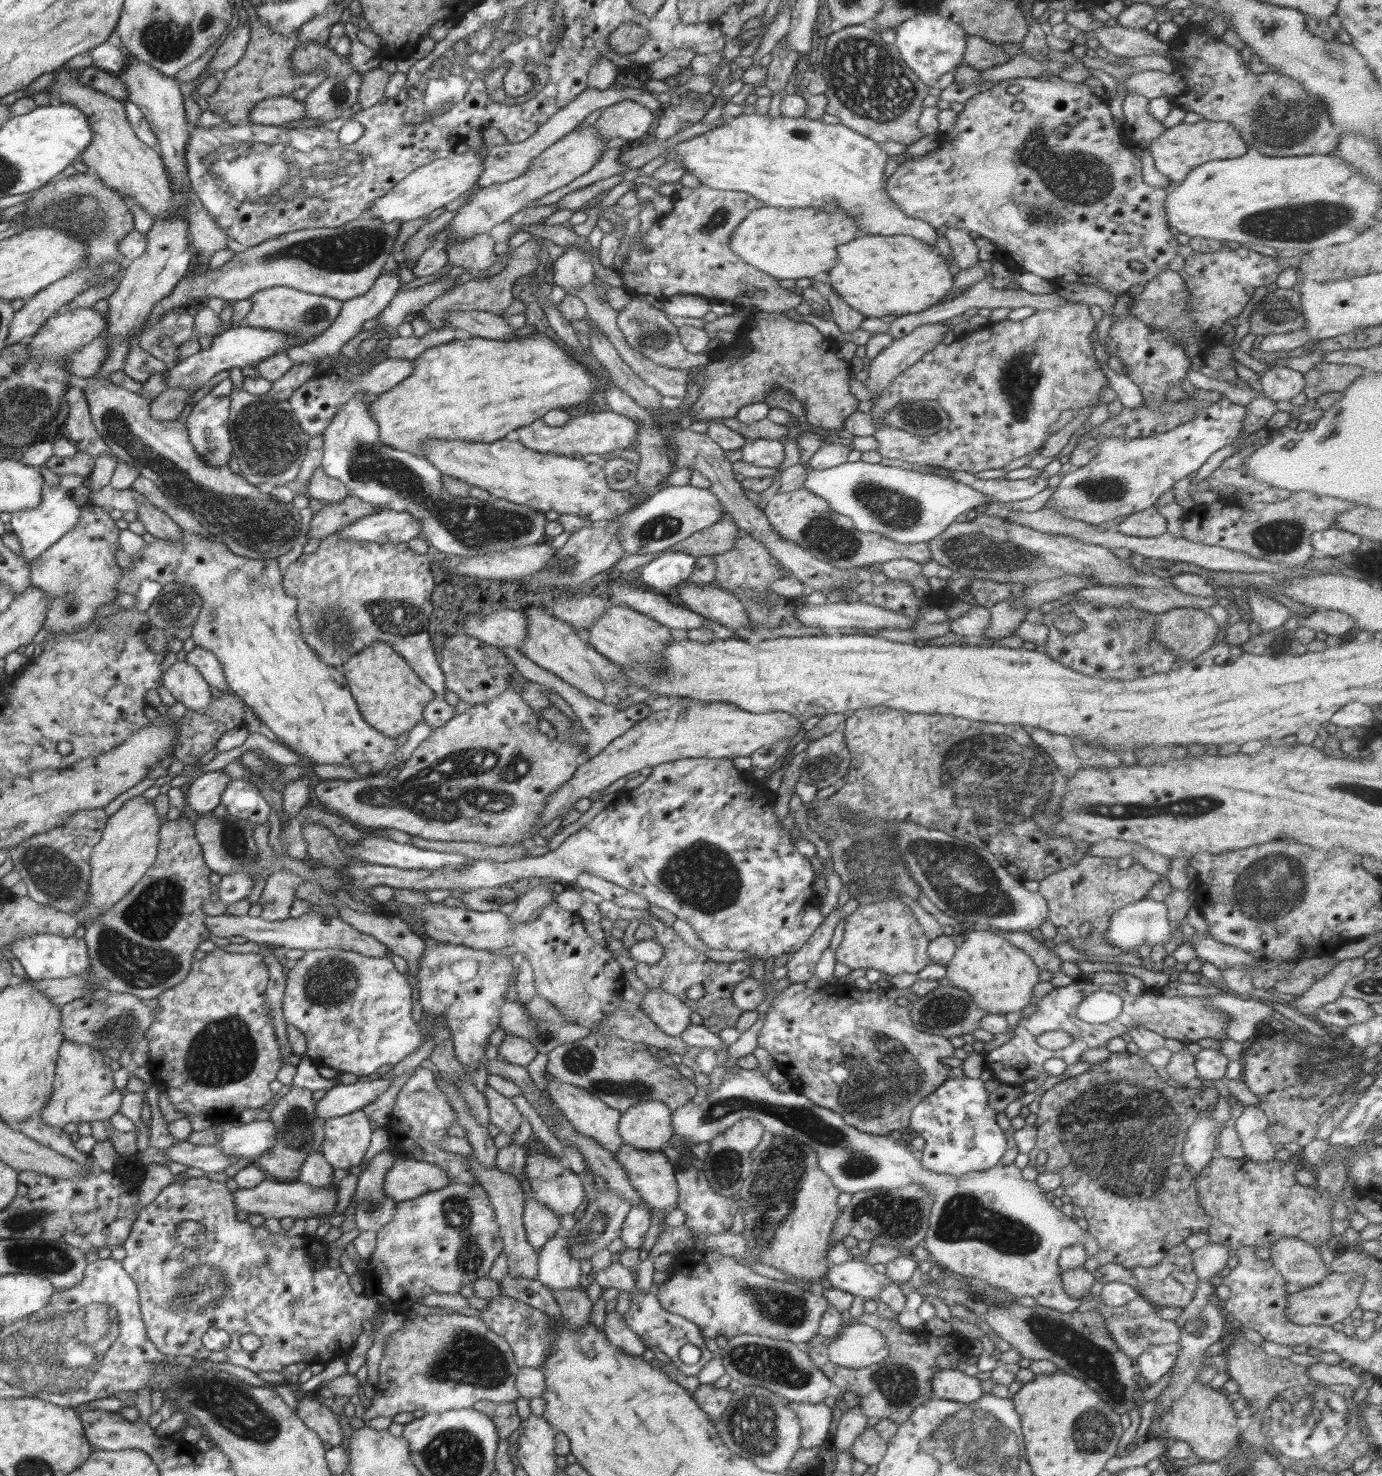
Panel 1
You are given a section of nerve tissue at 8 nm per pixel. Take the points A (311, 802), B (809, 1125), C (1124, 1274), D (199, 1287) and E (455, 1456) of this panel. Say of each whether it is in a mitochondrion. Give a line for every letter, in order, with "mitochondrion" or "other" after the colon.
A: other
B: mitochondrion
C: other
D: mitochondrion
E: mitochondrion

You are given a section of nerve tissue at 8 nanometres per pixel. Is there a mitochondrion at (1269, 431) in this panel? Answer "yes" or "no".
no

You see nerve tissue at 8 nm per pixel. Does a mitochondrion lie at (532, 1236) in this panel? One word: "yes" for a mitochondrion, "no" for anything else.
no

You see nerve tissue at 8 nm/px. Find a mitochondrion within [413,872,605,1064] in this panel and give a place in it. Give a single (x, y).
(541, 1031)

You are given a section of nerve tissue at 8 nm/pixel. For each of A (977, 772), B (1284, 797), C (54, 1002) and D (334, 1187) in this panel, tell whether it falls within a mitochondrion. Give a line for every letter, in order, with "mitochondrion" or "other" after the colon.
A: mitochondrion
B: other
C: other
D: other

